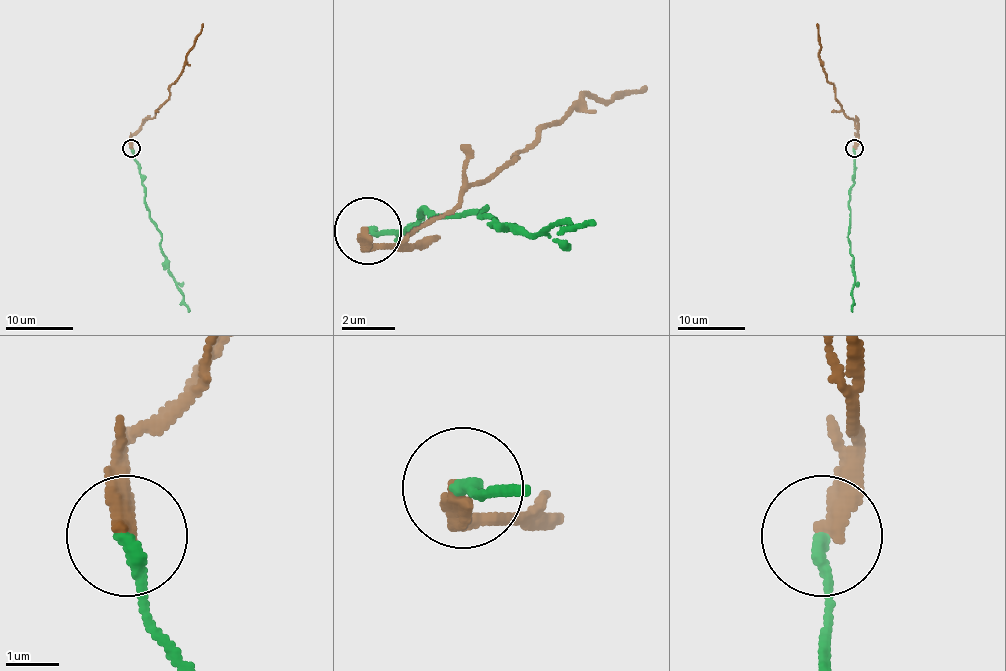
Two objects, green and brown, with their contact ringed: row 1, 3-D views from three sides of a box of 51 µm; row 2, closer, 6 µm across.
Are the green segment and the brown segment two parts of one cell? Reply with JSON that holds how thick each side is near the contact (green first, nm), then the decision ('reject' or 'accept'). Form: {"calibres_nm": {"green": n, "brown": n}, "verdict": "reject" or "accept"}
{"calibres_nm": {"green": 240, "brown": 380}, "verdict": "reject"}

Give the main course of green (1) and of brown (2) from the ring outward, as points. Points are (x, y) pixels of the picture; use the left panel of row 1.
1: (131, 147), (139, 169), (146, 208), (161, 235), (160, 249), (165, 266), (188, 312)
2: (131, 147), (131, 137), (143, 120), (154, 115), (168, 98), (170, 86), (178, 79), (202, 23)

